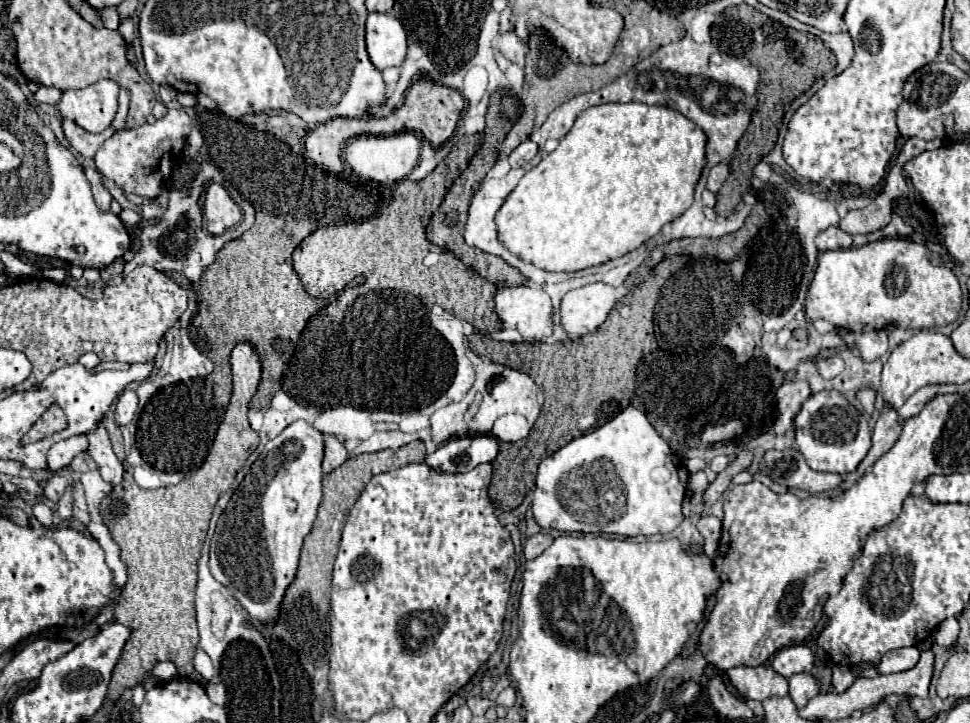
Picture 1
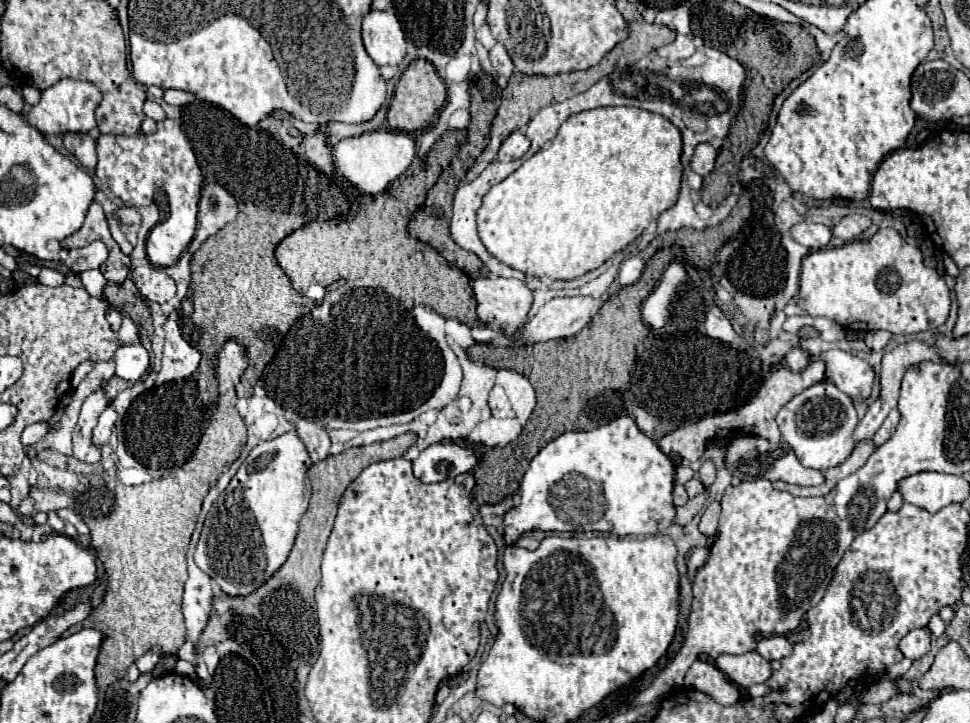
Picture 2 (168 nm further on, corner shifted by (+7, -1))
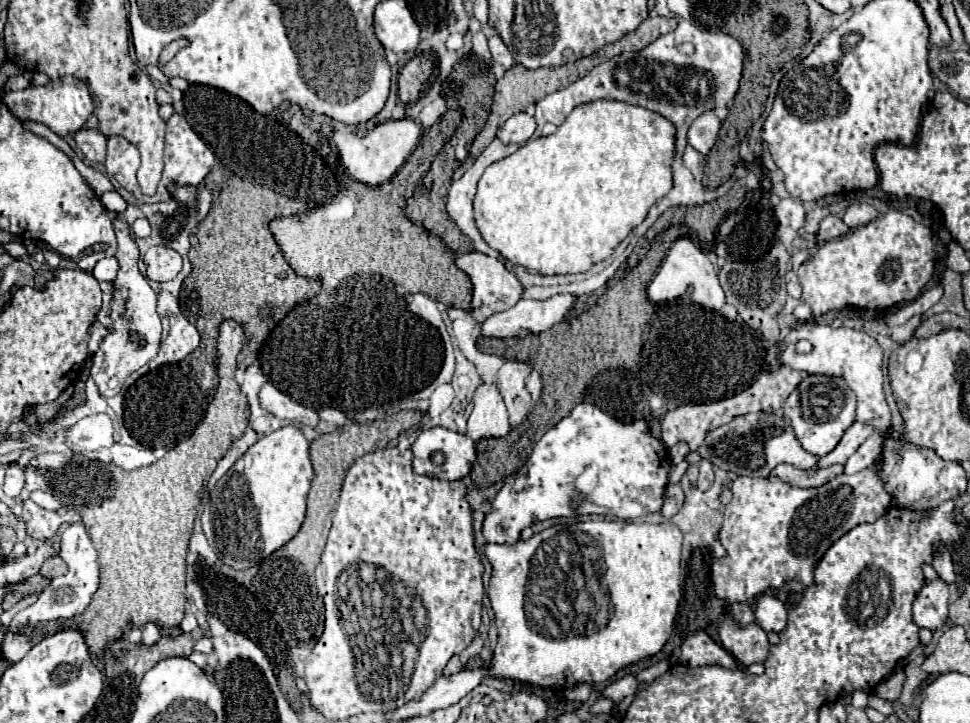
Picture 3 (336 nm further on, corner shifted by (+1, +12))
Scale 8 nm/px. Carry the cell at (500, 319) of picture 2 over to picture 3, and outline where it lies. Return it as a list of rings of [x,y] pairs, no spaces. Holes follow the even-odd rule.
[[[468,252],[468,254],[460,254],[456,258],[456,266],[460,270],[464,270],[472,280],[474,292],[472,292],[470,316],[476,318],[478,322],[484,322],[488,316],[492,316],[496,312],[504,312],[504,310],[512,308],[512,304],[516,304],[524,294],[524,286],[520,284],[518,276],[514,272],[510,272],[504,266],[504,262],[498,258],[490,258],[490,256],[480,254],[480,252]]]

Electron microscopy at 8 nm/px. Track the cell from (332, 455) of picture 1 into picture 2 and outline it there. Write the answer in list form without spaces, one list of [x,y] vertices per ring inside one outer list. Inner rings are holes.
[[[296,419],[292,421],[292,425],[296,427],[298,437],[302,439],[302,443],[308,449],[308,455],[312,457],[312,461],[322,461],[328,457],[328,449],[330,449],[330,439],[326,429],[322,429],[320,425],[306,421],[306,419]]]

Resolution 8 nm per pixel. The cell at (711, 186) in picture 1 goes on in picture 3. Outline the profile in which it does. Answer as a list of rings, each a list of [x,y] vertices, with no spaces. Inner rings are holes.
[[[710,110],[706,114],[702,114],[700,118],[696,118],[688,130],[688,144],[694,146],[700,154],[708,154],[712,150],[712,146],[716,144],[718,138],[718,130],[720,130],[720,120],[718,116]]]

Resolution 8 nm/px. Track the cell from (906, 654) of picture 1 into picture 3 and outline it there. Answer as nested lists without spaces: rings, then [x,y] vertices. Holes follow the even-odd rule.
[[[940,578],[926,582],[918,592],[912,618],[918,628],[928,628],[930,632],[936,632],[944,626],[948,620],[948,586]]]

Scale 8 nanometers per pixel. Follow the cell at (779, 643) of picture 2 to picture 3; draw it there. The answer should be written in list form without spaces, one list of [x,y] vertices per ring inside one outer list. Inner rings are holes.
[[[764,594],[758,598],[756,602],[756,622],[760,624],[760,628],[764,628],[764,632],[784,632],[786,628],[786,608],[784,604],[772,596],[772,594]]]

